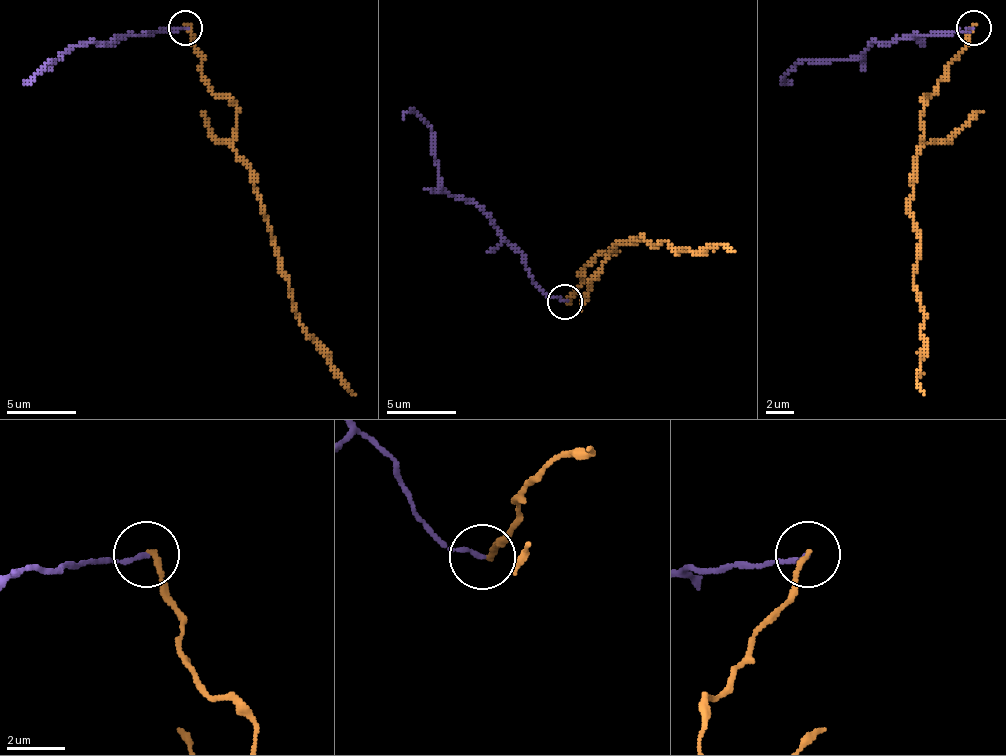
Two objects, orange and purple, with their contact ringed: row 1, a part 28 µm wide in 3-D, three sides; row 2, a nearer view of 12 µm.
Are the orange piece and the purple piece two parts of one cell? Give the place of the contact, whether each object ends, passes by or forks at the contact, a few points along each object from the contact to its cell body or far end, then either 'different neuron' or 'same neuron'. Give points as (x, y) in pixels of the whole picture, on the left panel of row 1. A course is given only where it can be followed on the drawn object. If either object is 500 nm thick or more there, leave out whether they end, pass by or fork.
place (185, 27); orange ends; purple ends; course orange (184, 24), (202, 59), (202, 77), (226, 98), (237, 119), (233, 147), (250, 171), (299, 325), (355, 395); course purple (184, 28), (146, 31), (76, 45), (51, 59), (24, 84); different neuron

